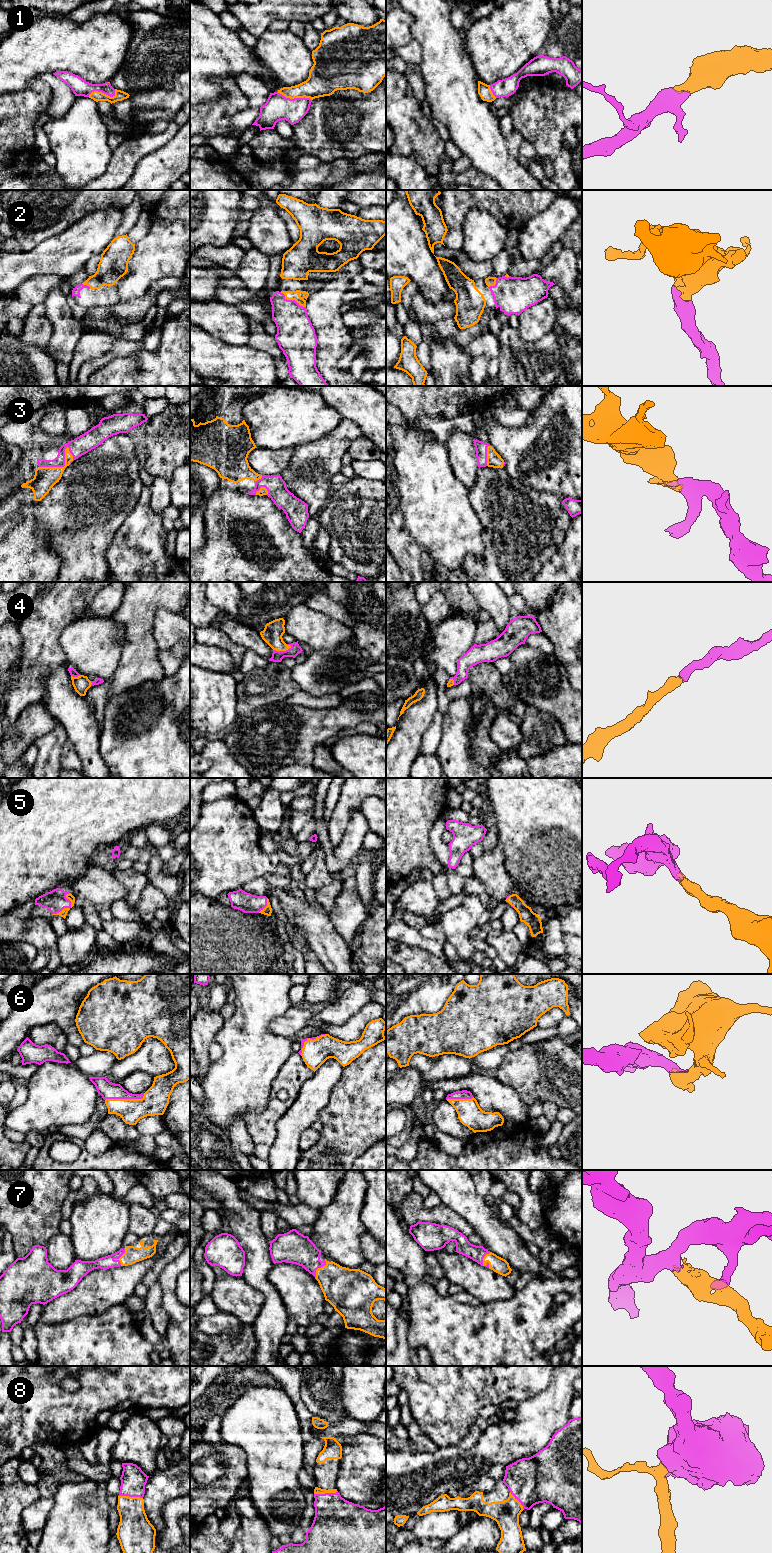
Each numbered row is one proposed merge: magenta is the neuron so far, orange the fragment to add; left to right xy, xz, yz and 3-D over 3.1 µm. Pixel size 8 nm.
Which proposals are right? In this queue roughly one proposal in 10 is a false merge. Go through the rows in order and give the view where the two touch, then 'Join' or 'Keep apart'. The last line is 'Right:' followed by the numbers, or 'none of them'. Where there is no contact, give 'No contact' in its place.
1: Touches magenta in xz. Join
2: Touches magenta in xz. Join
3: Touches magenta in xy. Join
4: Touches magenta in xz. Join
5: Touches magenta in xy. Join
6: Touches magenta in xy. Join
7: Touches magenta in xy. Join
8: Touches magenta in xy. Join
Right: 1, 2, 3, 4, 5, 6, 7, 8

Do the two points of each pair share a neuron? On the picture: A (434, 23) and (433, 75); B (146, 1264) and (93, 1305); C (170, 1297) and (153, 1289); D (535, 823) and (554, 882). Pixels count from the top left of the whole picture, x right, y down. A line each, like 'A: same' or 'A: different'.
A: same
B: same
C: different
D: same

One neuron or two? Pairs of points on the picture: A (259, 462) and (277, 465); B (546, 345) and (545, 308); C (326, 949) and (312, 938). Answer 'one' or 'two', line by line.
A: one
B: two
C: one

